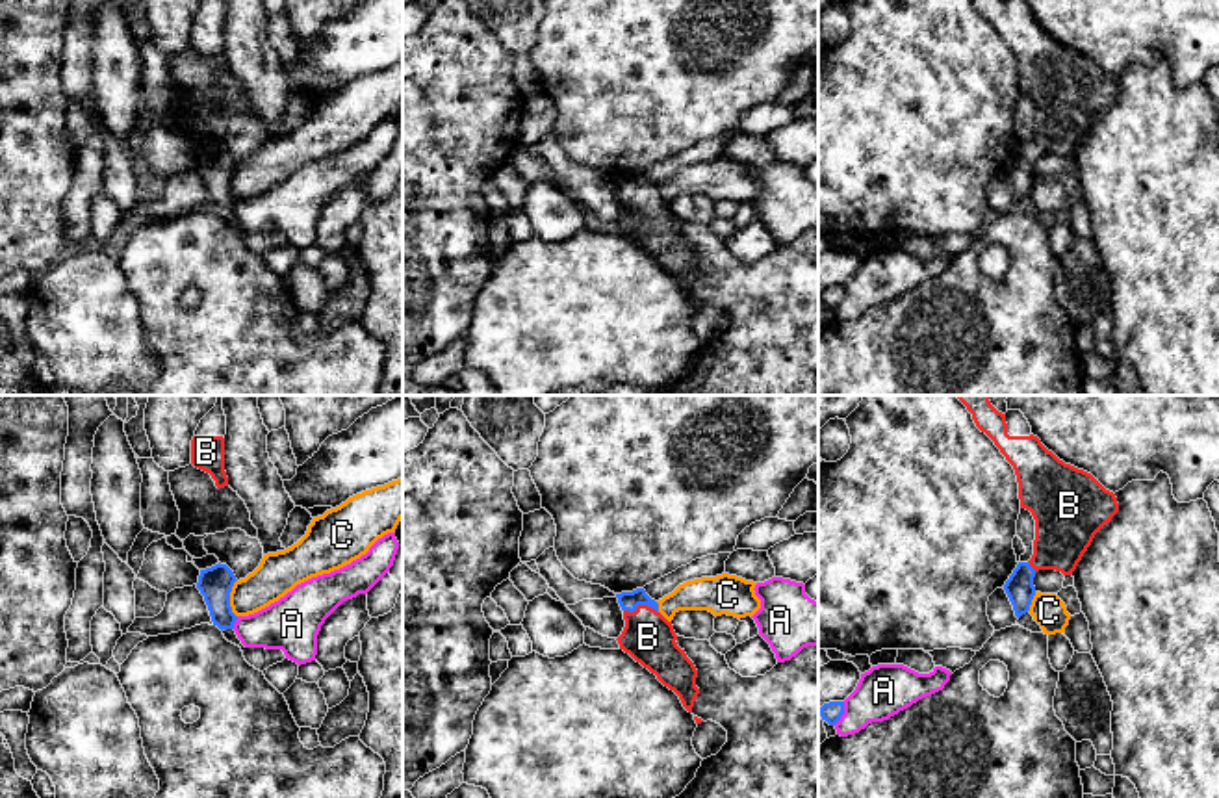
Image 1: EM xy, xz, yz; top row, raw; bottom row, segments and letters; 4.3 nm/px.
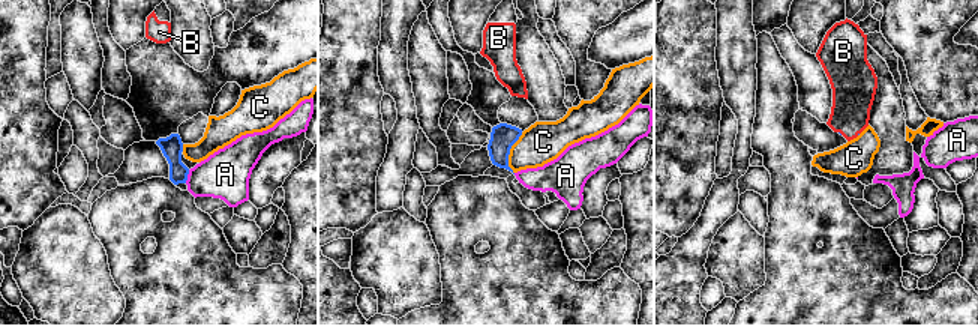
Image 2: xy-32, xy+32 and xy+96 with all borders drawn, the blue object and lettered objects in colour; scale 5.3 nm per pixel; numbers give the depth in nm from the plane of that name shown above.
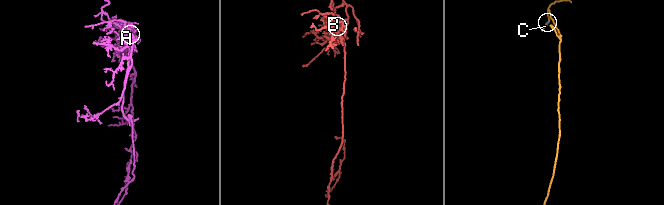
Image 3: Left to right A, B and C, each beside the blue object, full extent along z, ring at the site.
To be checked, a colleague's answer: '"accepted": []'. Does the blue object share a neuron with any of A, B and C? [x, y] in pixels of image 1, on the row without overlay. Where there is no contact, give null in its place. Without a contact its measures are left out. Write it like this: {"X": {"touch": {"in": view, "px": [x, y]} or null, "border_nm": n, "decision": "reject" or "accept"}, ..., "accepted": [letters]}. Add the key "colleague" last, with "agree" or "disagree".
{"A": {"touch": {"in": "xy", "px": [234, 206]}, "border_nm": 60, "decision": "reject"}, "B": {"touch": {"in": "xz", "px": [641, 188]}, "border_nm": 150, "decision": "accept"}, "C": {"touch": {"in": "xy", "px": [229, 182]}, "border_nm": 170, "decision": "reject"}, "accepted": ["B"], "colleague": "disagree"}

